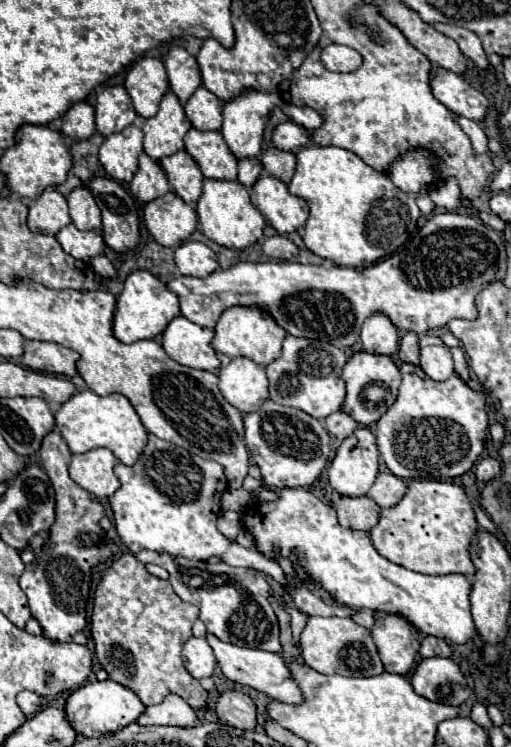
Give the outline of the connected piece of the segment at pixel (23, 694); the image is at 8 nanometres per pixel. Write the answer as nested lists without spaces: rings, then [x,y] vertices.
[[[20,691],[18,693],[18,707],[22,709],[22,713],[26,717],[32,717],[38,709],[40,709],[40,695],[36,695],[34,691]]]

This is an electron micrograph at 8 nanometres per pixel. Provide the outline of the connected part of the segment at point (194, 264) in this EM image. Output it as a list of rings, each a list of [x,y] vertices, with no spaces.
[[[186,241],[182,243],[176,253],[174,253],[176,265],[182,275],[192,275],[192,277],[206,277],[218,269],[218,259],[216,253],[198,241]]]

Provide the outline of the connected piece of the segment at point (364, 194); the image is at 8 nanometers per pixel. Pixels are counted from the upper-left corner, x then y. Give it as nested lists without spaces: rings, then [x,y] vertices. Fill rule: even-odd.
[[[308,147],[296,153],[298,167],[288,185],[290,193],[300,195],[308,201],[310,215],[304,227],[304,245],[322,259],[330,259],[336,265],[362,267],[362,263],[374,263],[390,253],[394,253],[416,229],[420,209],[416,197],[398,189],[386,173],[374,171],[356,153],[342,147]]]

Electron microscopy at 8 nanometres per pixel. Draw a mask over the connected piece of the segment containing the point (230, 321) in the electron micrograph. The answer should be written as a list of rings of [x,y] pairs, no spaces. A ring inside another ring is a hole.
[[[236,305],[236,307],[228,307],[222,315],[220,321],[216,325],[216,335],[212,339],[212,347],[216,351],[226,353],[228,357],[250,357],[256,363],[268,365],[272,363],[280,353],[282,353],[282,341],[288,335],[286,329],[282,329],[276,319],[264,311],[260,305]]]

